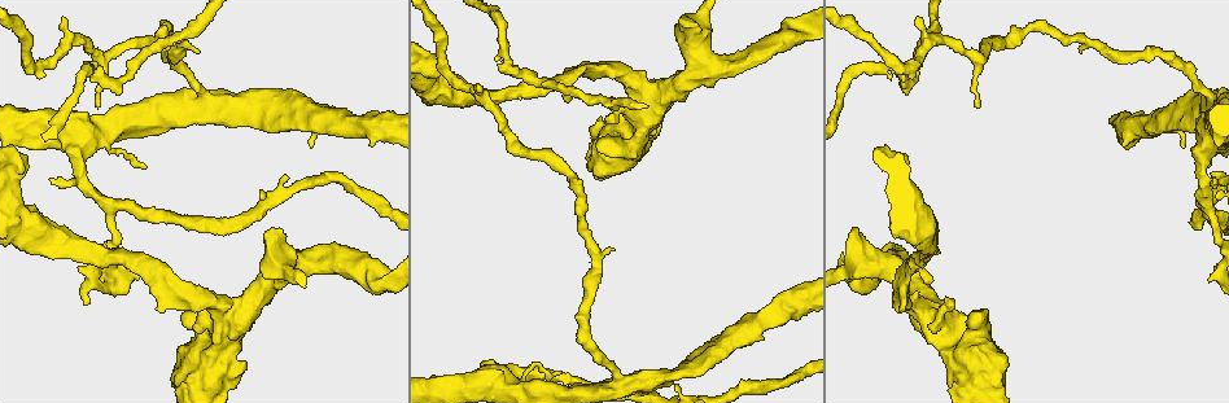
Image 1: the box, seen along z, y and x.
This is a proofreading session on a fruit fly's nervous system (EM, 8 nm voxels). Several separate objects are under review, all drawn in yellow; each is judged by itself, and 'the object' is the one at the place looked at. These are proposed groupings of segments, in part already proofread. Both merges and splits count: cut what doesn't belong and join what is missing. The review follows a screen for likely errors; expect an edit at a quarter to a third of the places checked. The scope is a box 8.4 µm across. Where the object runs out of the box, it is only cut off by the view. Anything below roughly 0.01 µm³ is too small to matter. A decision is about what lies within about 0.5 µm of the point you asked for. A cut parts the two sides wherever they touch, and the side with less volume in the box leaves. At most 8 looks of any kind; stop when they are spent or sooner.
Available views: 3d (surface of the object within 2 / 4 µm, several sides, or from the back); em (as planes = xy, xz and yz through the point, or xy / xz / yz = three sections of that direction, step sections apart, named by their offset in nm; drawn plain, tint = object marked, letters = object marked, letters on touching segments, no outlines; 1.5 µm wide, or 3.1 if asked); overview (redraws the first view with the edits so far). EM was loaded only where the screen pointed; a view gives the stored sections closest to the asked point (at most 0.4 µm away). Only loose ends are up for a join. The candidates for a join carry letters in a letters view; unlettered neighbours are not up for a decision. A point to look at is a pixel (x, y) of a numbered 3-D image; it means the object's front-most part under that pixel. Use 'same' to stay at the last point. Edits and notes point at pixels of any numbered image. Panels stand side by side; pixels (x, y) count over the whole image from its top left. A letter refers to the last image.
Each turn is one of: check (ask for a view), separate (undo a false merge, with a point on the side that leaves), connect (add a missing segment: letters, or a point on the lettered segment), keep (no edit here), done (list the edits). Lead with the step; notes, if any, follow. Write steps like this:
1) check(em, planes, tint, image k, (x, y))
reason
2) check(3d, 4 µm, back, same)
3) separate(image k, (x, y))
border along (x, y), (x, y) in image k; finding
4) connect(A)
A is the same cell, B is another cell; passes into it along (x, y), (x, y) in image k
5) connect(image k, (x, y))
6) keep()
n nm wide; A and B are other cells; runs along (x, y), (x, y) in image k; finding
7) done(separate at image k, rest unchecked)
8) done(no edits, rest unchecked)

check(em, xy, step 4, letters, image 1, (914, 19))
an open end

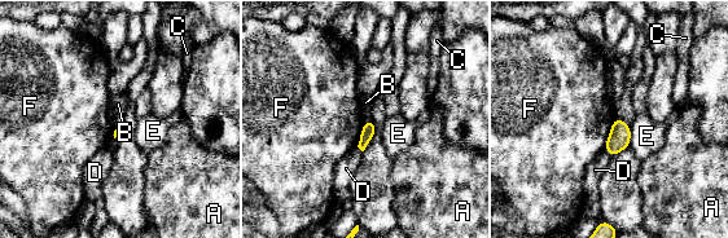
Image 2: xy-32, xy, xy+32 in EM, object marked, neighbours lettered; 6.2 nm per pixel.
keep()
A, B, C, D, E and F are other cells; border along (369, 118), (364, 122) in image 2; no lettered segment goes on from it

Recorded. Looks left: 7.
check(em, planes, letters, image 1, (855, 227))
stops while still wide

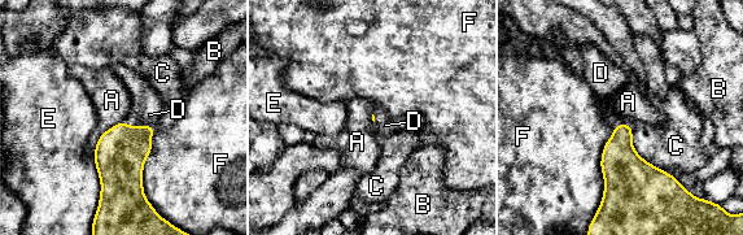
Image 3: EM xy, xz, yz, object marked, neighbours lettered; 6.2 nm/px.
connect(D)
D is the same cell, A, B, C, E and F are other cells; it goes on there

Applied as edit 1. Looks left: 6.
check(overview)

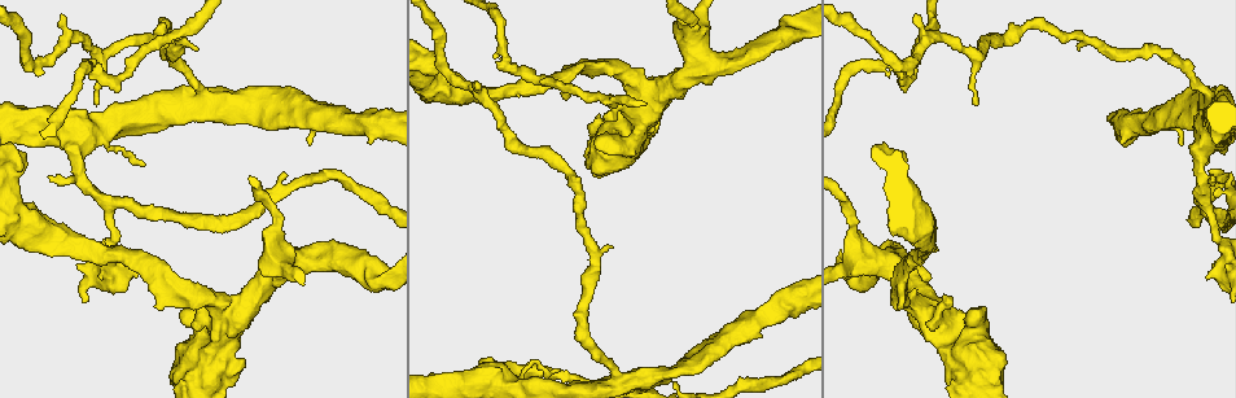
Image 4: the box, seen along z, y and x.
check(3d, 2 µm, image 4, (974, 104))
thin end

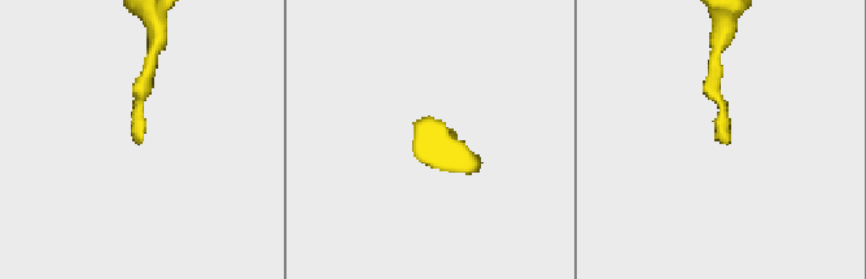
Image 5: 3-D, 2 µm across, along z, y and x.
check(em, planes, letters, image 5, (139, 142))
now the EM

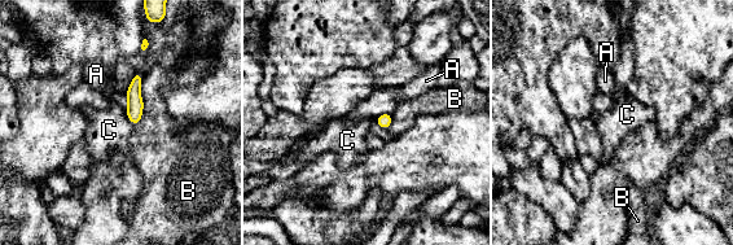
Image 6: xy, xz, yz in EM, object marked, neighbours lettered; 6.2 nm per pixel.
keep()
A, B and C are other cells; border along (124, 110), (135, 126) in image 6; none of them fits

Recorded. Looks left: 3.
done(connect at image 3, rest unchecked)

